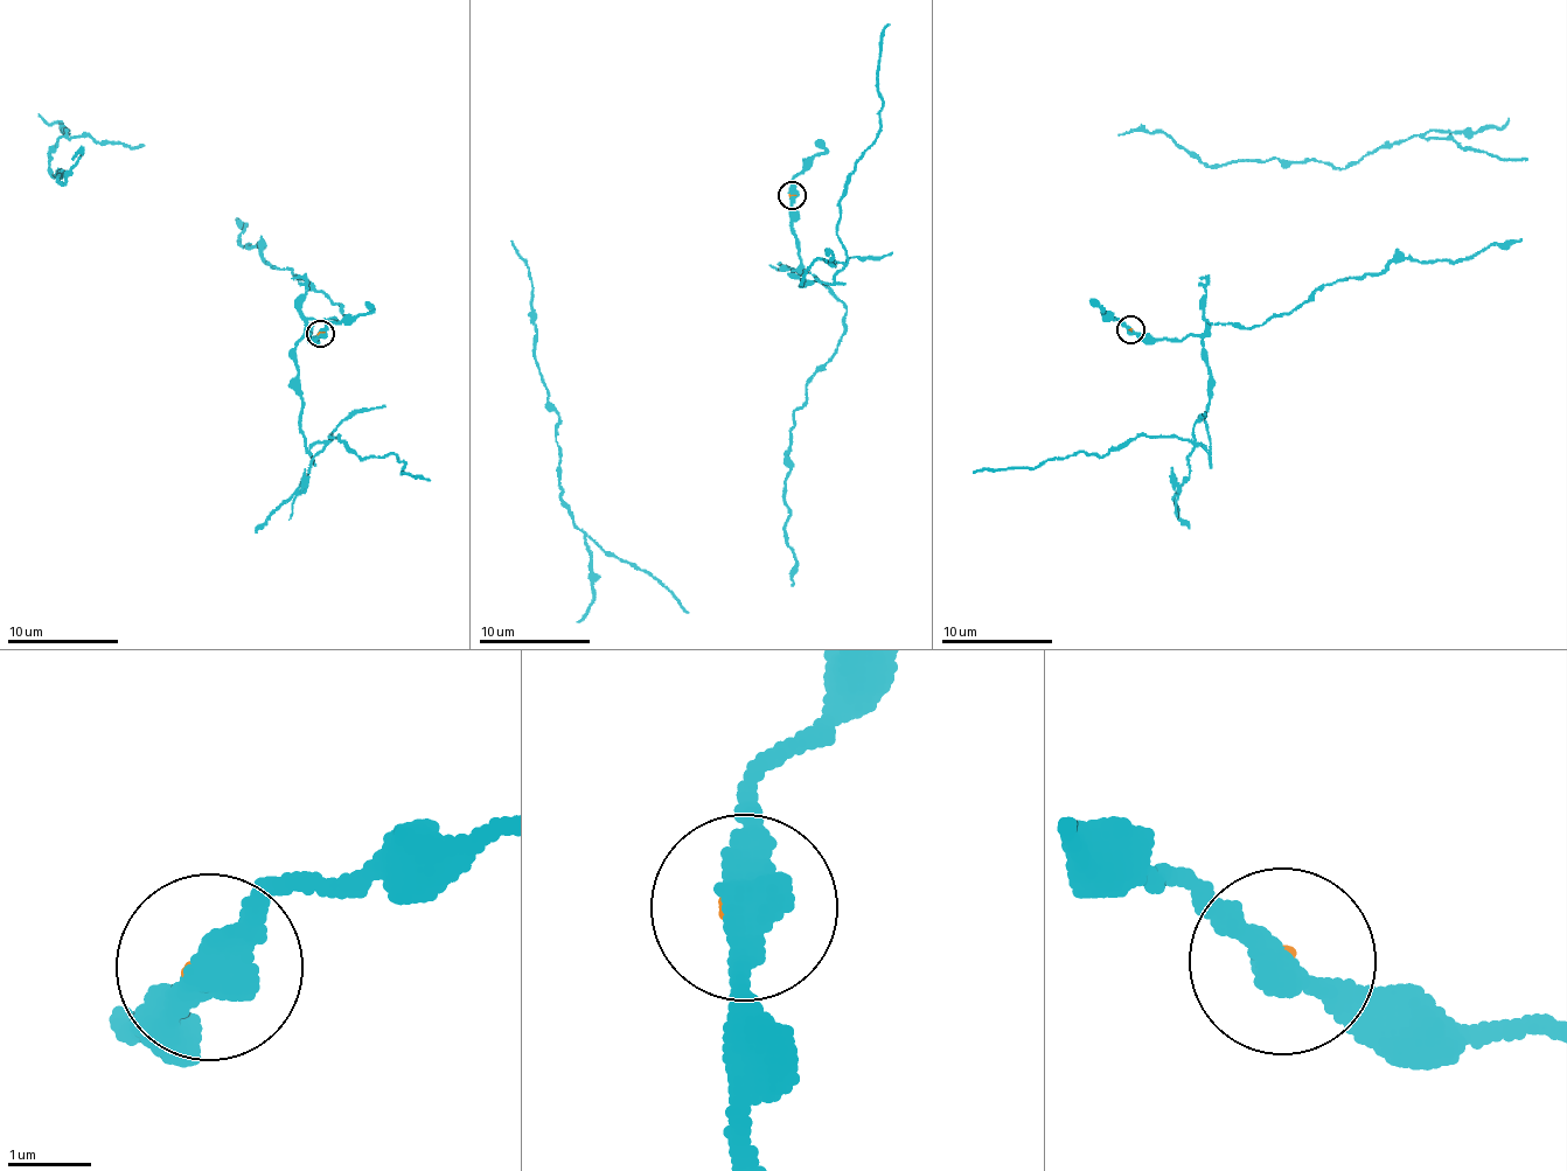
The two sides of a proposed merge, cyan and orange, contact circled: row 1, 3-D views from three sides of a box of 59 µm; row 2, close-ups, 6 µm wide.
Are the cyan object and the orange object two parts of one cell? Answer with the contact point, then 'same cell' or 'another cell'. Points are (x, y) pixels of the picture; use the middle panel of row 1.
at (792, 195); another cell

